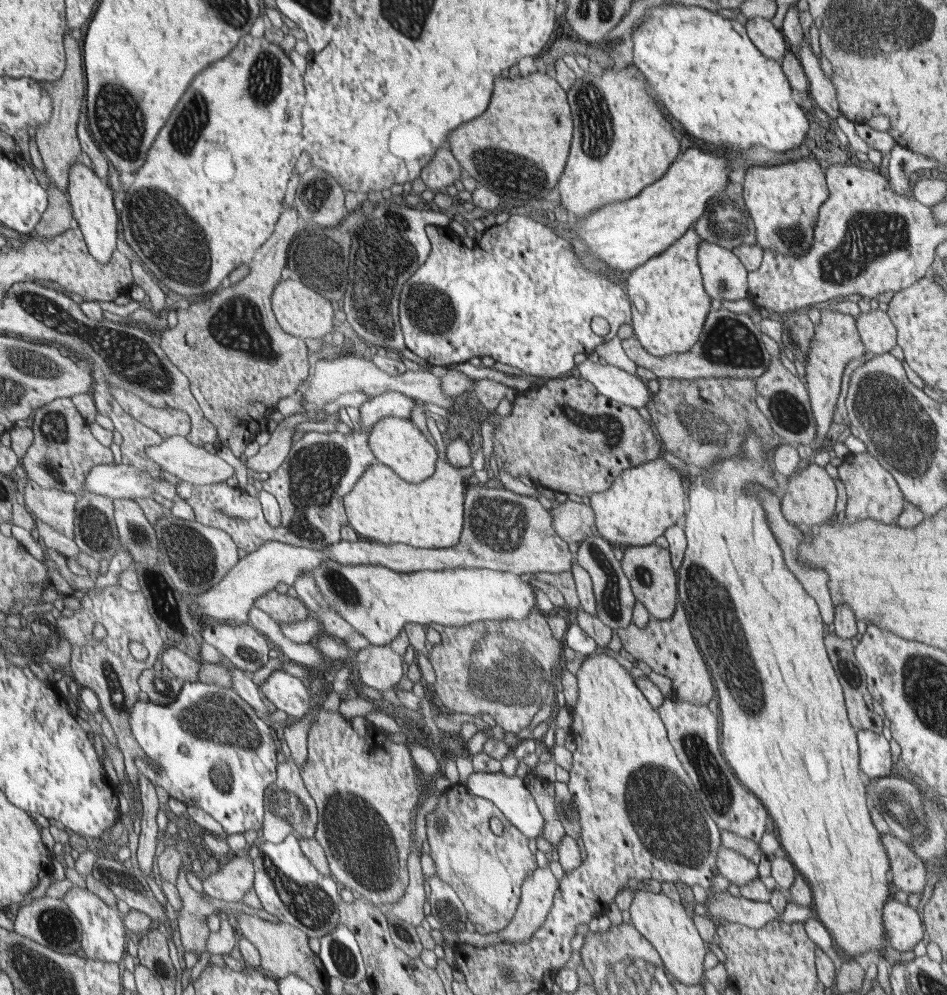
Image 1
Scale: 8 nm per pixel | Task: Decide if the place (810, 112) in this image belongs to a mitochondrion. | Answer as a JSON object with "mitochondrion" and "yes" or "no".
{"mitochondrion":"no"}

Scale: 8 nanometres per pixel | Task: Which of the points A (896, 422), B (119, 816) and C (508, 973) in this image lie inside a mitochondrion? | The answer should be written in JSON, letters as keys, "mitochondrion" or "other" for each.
{"A":"mitochondrion","B":"other","C":"mitochondrion"}

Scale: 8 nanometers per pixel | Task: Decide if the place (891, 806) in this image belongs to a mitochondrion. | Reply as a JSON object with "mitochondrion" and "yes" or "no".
{"mitochondrion":"yes"}

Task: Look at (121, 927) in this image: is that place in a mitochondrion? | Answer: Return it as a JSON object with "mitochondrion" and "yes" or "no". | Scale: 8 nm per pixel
{"mitochondrion":"no"}

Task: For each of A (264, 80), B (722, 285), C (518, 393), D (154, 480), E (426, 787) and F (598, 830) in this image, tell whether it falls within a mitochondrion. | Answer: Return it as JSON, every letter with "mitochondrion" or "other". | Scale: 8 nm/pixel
{"A":"mitochondrion","B":"mitochondrion","C":"other","D":"other","E":"other","F":"other"}

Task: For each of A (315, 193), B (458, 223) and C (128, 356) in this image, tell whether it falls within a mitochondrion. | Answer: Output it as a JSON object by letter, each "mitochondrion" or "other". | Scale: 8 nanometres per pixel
{"A":"mitochondrion","B":"other","C":"mitochondrion"}

